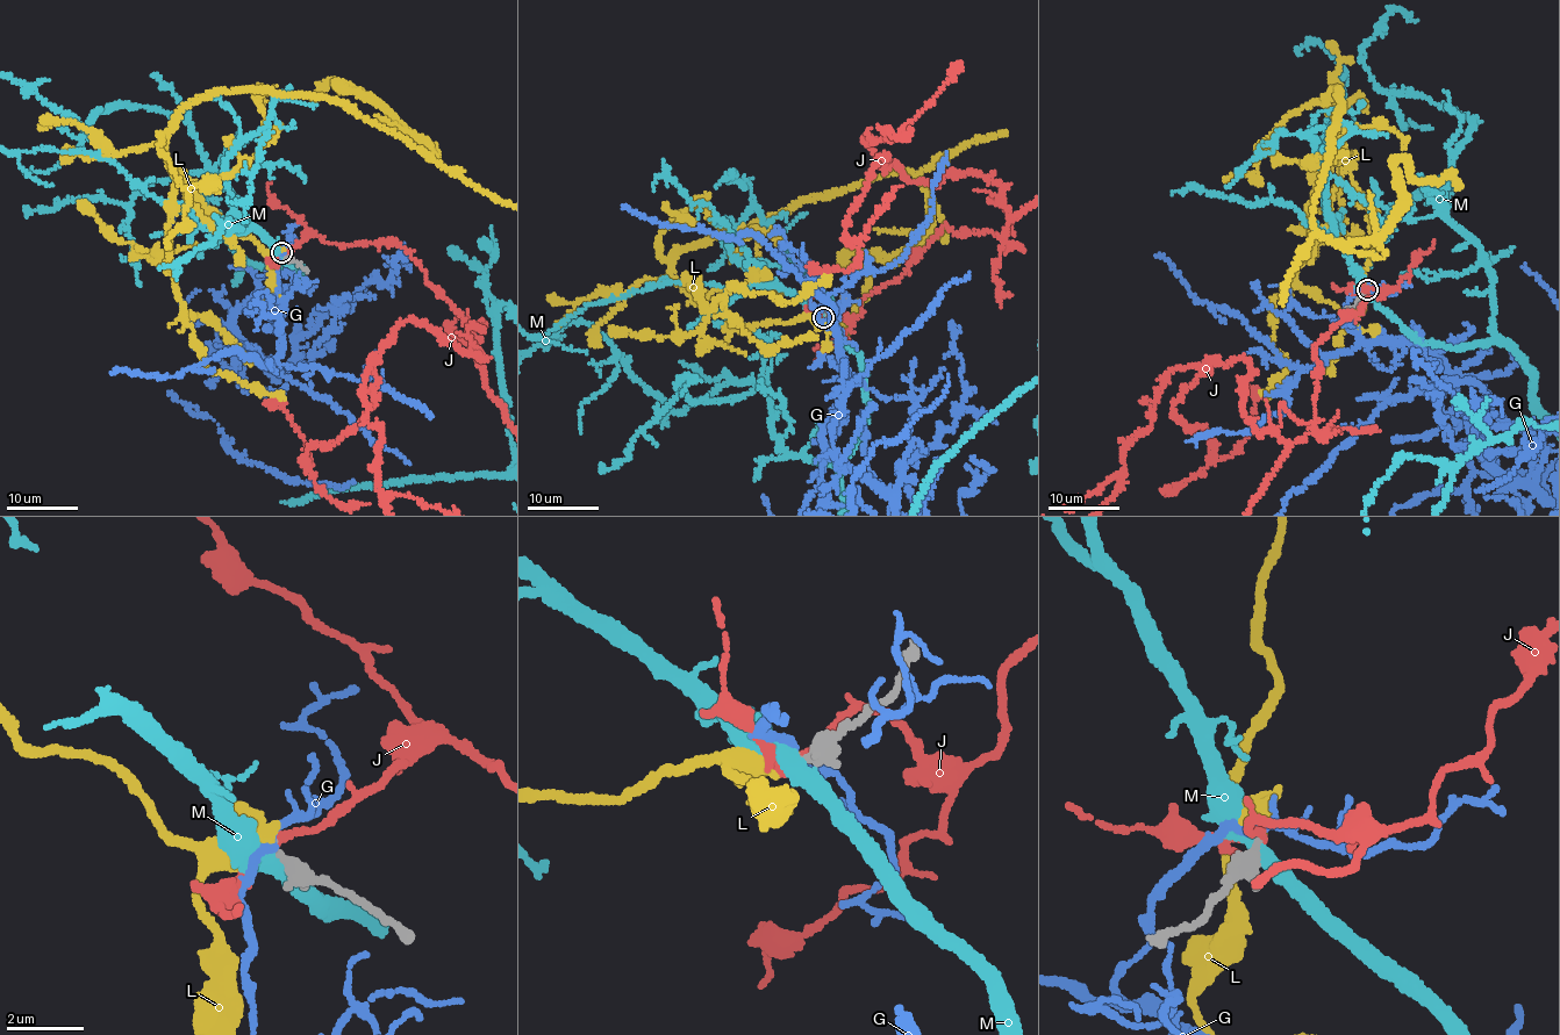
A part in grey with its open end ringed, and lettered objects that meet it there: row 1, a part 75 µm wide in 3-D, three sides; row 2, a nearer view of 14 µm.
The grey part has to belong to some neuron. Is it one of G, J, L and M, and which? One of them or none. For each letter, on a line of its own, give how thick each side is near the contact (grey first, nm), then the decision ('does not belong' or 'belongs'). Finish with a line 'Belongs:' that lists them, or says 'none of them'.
G: 280/220 nm | does not belong
J: 280/180 nm | does not belong
L: 260/750 nm | does not belong
M: 480/440 nm | does not belong
Belongs: none of them

